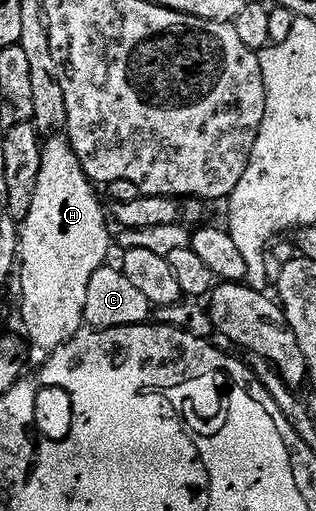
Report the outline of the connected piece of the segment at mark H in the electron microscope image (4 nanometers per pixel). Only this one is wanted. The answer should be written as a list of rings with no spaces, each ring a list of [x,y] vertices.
[[[49,135],[43,141],[40,150],[38,186],[34,186],[34,198],[30,202],[30,210],[18,228],[20,320],[24,323],[23,335],[33,349],[60,348],[71,336],[81,331],[84,324],[86,286],[90,284],[90,278],[96,271],[105,267],[107,260],[104,259],[108,256],[108,247],[112,248],[114,244],[110,232],[108,236],[109,221],[106,219],[106,210],[100,206],[95,191],[97,192],[97,189],[82,170],[74,150],[69,146],[67,135]]]

